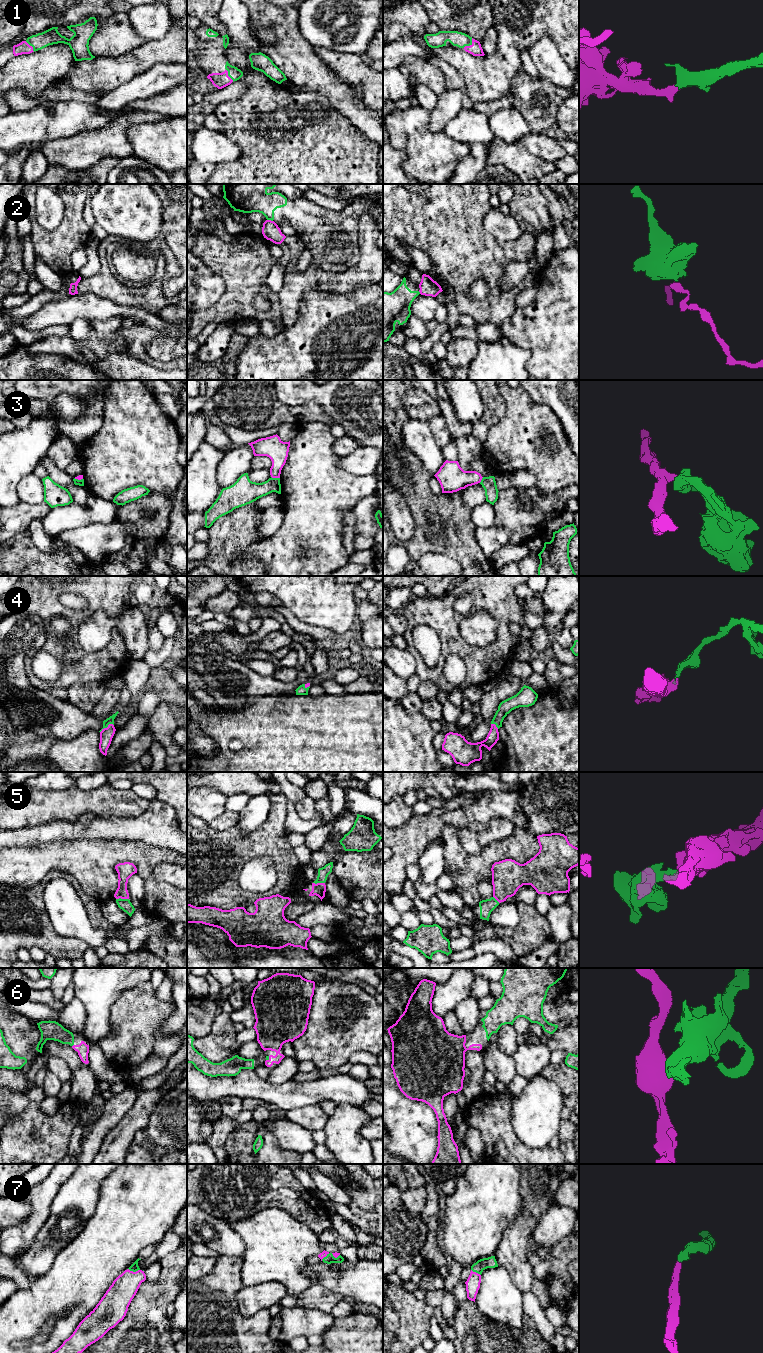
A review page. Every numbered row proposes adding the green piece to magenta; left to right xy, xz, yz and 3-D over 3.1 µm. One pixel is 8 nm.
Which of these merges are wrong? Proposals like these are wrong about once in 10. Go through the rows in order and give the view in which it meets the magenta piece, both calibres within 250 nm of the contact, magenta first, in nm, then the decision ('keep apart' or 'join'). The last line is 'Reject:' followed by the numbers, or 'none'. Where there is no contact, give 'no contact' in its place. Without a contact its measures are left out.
1: yz | 100/120 nm | join
2: xz | 140/260 nm | keep apart
3: xz | 170/170 nm | keep apart
4: xy | 110/60 nm | join
5: xy | 130/90 nm | join
6: xz | 280/30 nm | join
7: xy | 220/70 nm | join
Reject: 2, 3

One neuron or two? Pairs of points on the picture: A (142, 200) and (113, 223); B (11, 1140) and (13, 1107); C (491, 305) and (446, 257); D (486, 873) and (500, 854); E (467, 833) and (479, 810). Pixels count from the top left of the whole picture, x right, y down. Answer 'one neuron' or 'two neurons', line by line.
A: one neuron
B: two neurons
C: one neuron
D: one neuron
E: two neurons

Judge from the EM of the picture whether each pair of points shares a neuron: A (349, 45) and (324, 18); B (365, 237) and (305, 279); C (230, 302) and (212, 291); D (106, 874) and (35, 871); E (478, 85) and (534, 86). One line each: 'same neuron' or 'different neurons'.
A: same neuron
B: same neuron
C: different neurons
D: same neuron
E: different neurons

